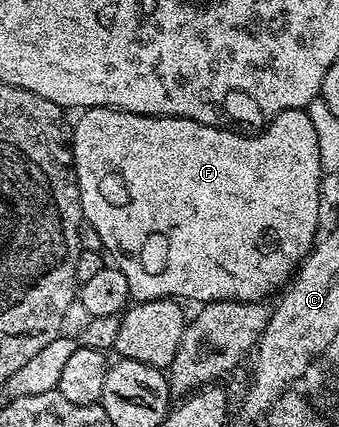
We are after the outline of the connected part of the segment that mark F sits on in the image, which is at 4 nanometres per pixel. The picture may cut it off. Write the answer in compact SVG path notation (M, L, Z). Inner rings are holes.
M94 106L83 111L84 114L76 122L76 127L70 130L70 149L72 151L72 166L74 167L74 181L76 184L76 193L80 204L80 213L83 221L94 228L98 232L103 249L112 253L111 261L117 270L122 272L122 276L126 276L126 284L128 285L128 293L136 302L149 302L155 298L171 298L173 300L185 300L189 298L195 304L203 304L205 302L259 302L267 299L271 290L279 291L295 275L301 262L307 258L308 253L312 251L314 243L317 241L318 233L316 229L320 226L320 210L322 203L320 198L320 179L322 171L320 169L320 161L318 160L318 136L314 133L314 124L310 124L310 116L307 109L287 110L282 112L277 118L271 119L267 123L268 126L261 134L235 134L229 128L221 128L218 126L204 126L200 122L195 122L189 118L158 118L154 114L131 114L125 110L111 110L105 106ZM232 190L260 190L260 194L256 194L256 210L244 210L244 206L248 206L248 202L244 202L244 198L232 198Z

